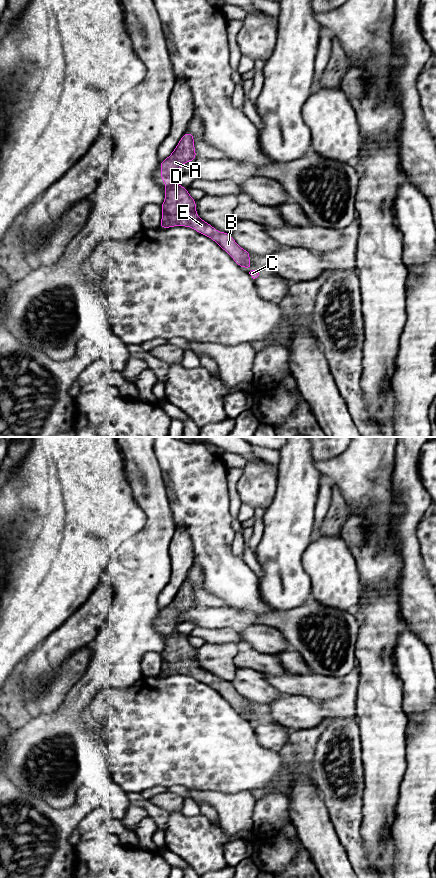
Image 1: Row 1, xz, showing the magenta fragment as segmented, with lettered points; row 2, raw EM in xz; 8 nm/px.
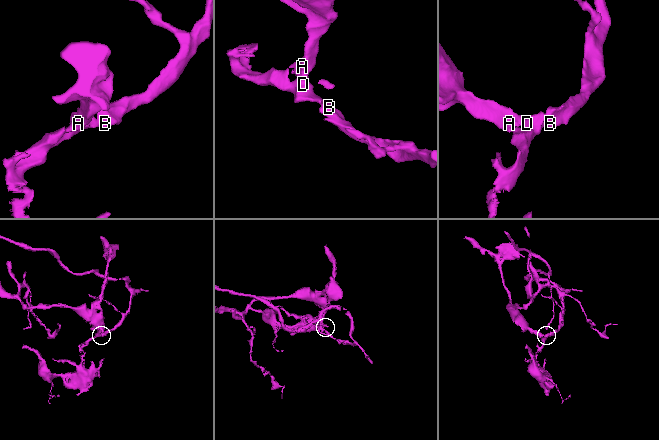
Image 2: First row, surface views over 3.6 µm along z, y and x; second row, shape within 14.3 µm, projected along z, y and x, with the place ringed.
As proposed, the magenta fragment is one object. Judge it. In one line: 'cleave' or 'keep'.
keep

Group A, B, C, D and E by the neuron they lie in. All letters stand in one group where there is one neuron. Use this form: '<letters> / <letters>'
A B C D E

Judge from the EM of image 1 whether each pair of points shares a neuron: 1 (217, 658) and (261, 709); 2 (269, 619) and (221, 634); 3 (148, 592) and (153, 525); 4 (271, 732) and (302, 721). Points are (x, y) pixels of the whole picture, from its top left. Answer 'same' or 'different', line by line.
1: different
2: different
3: same
4: different

